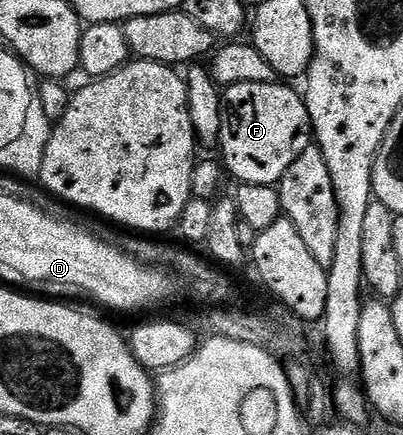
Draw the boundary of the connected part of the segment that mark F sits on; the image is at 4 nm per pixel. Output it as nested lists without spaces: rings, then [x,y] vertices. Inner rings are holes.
[[[270,81],[269,83],[237,83],[236,85],[226,86],[222,90],[223,106],[221,107],[221,135],[219,136],[219,144],[217,146],[218,152],[223,152],[221,156],[222,164],[225,166],[226,172],[231,173],[236,177],[236,182],[244,185],[274,185],[278,186],[279,180],[285,175],[285,171],[289,171],[289,163],[293,163],[293,159],[297,159],[297,155],[301,155],[301,151],[305,151],[308,145],[313,141],[313,130],[311,127],[311,120],[309,119],[309,111],[307,110],[307,102],[295,89],[290,89],[290,84],[276,83]]]

